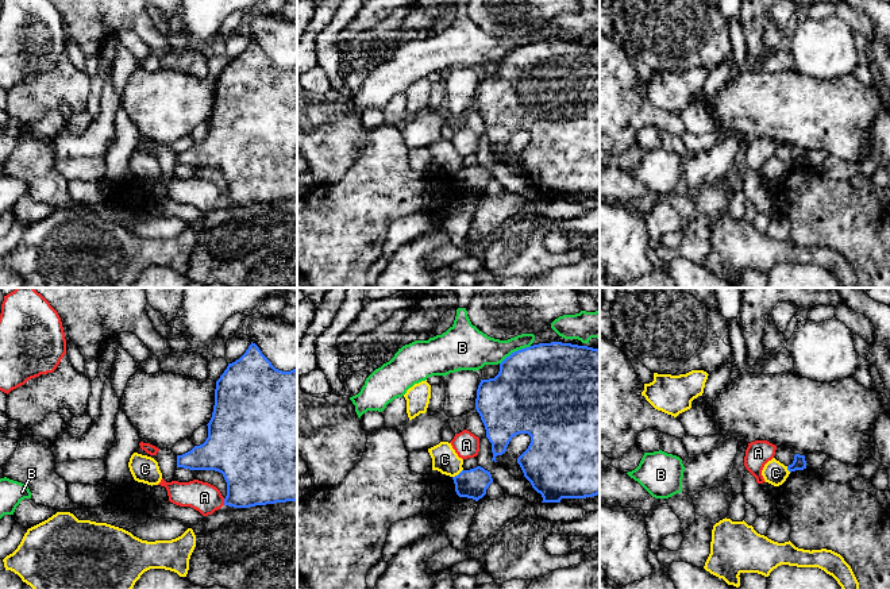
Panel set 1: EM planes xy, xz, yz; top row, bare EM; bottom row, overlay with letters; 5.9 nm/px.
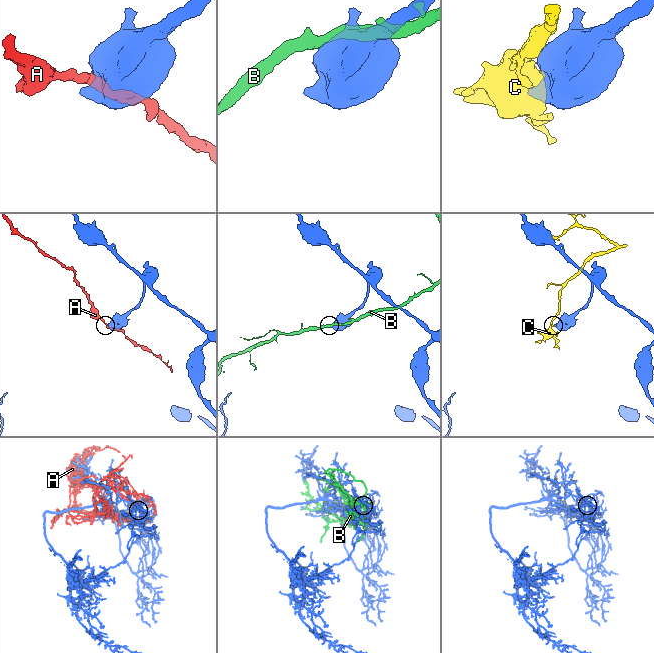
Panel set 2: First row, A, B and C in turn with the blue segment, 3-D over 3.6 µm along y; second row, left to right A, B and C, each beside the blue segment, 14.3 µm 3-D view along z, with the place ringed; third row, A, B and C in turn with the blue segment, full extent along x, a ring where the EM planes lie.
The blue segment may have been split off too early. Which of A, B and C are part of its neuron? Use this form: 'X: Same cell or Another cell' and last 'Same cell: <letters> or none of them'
A: Another cell
B: Another cell
C: Another cell
Same cell: none of them

